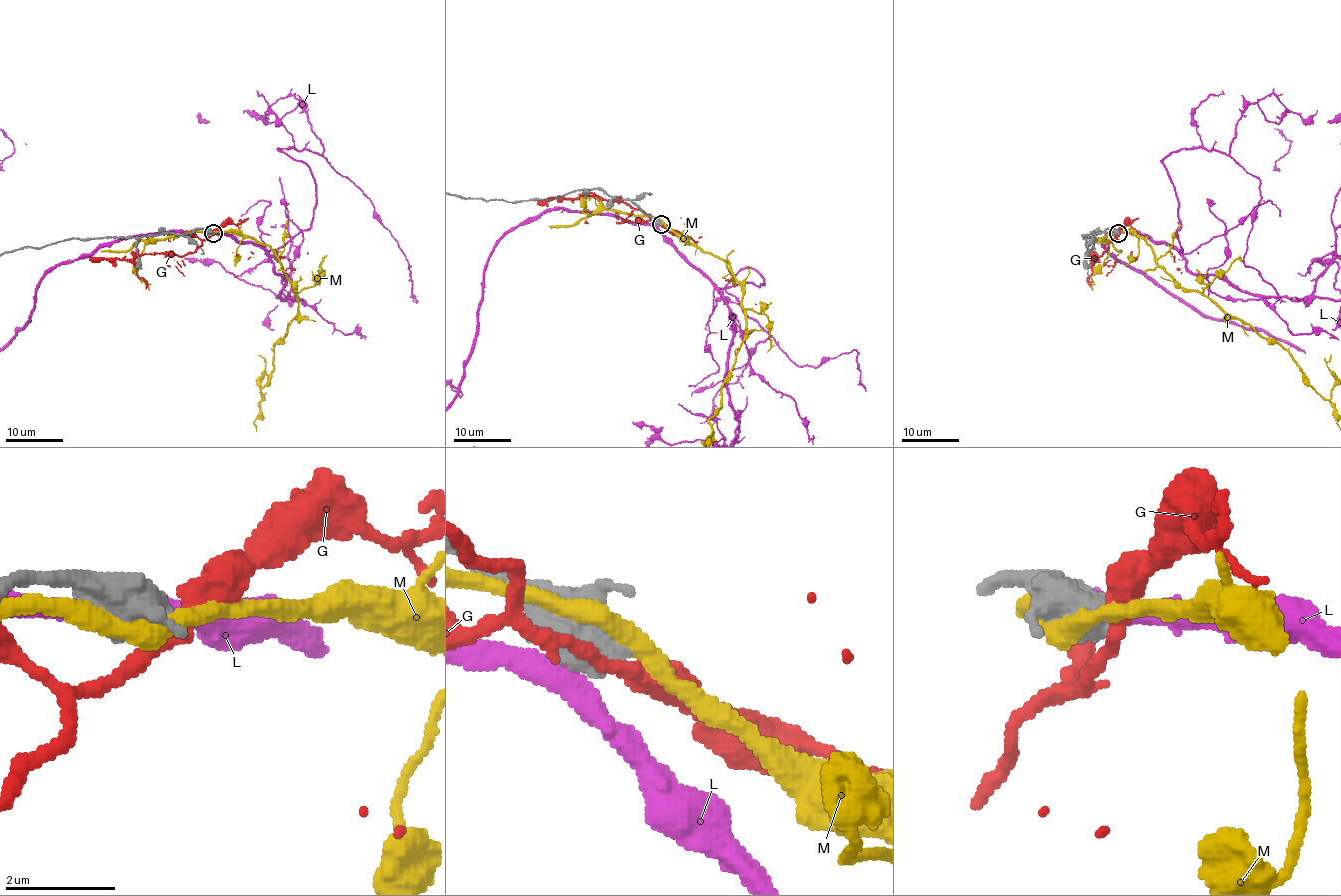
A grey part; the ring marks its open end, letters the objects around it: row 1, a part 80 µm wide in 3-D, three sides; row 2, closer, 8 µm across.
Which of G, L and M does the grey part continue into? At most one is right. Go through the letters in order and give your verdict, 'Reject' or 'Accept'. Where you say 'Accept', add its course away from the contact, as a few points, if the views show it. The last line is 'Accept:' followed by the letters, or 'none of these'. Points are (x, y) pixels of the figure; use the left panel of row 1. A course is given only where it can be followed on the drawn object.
G: Reject
L: Reject
M: Reject
Accept: none of these

